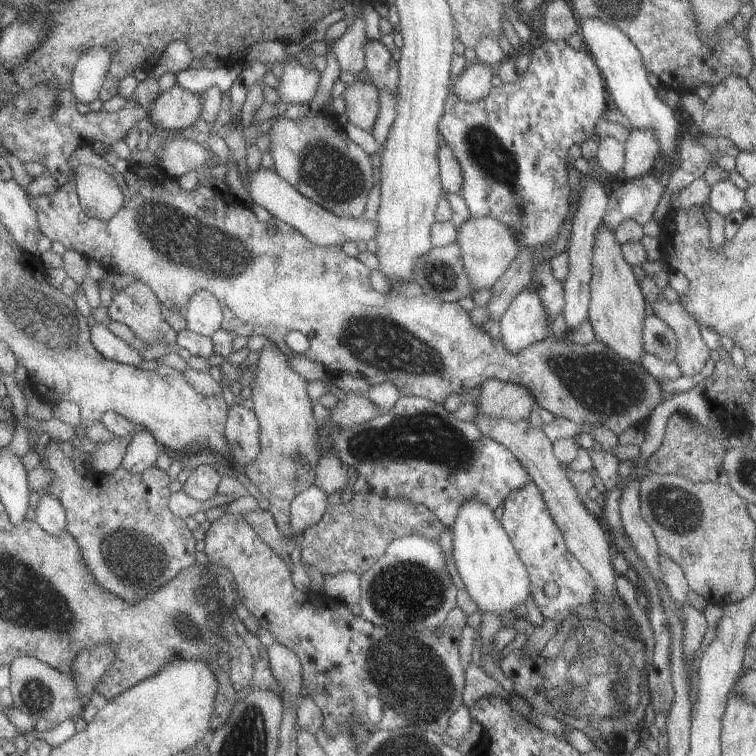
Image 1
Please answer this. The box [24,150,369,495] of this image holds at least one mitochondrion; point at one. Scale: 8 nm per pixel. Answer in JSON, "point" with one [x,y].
{"point":[190,245]}

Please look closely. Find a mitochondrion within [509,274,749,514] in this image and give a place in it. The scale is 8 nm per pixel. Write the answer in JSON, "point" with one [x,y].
{"point":[605,386]}

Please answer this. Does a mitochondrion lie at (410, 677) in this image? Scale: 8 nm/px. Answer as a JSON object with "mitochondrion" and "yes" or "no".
{"mitochondrion":"yes"}

